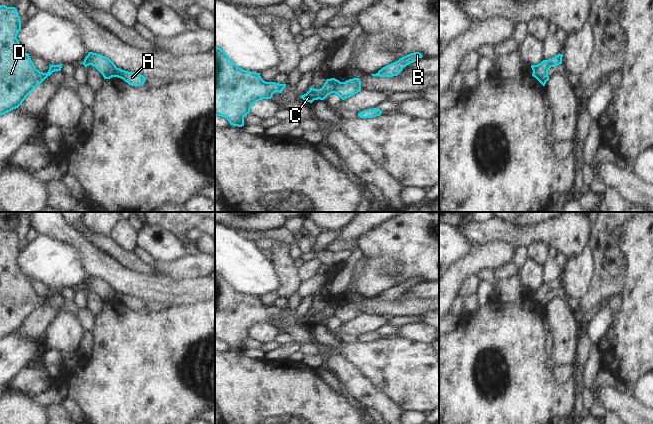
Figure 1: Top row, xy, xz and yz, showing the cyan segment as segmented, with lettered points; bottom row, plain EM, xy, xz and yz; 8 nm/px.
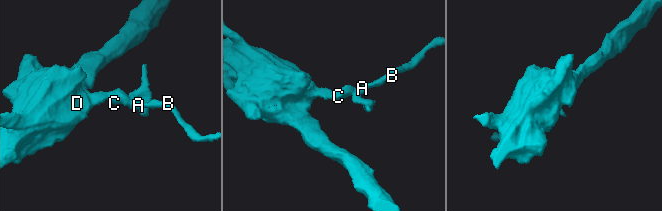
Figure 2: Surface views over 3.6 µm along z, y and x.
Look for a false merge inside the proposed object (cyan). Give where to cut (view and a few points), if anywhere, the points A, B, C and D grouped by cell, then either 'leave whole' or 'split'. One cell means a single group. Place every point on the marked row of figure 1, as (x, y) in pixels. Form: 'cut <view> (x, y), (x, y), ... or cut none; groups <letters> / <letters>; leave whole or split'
cut xz (339, 81), (333, 92); groups A B / C D; split

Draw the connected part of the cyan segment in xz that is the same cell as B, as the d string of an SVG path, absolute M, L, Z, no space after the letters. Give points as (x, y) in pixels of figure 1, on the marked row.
M414 52L414 53L408 54L404 57L400 58L398 61L393 62L393 63L383 67L376 74L371 74L371 75L380 76L380 77L397 76L403 70L404 67L417 61L419 58L422 58L422 57L423 57L422 54L419 52Z

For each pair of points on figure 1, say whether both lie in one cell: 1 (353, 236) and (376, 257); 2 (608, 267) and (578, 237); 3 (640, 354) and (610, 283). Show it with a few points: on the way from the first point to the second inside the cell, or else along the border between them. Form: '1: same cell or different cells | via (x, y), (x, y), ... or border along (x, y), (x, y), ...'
1: different cells | border along (377, 226), (366, 231), (356, 241)
2: different cells | border along (592, 227), (589, 241), (586, 245)
3: different cells | border along (627, 272), (625, 282), (619, 294)

